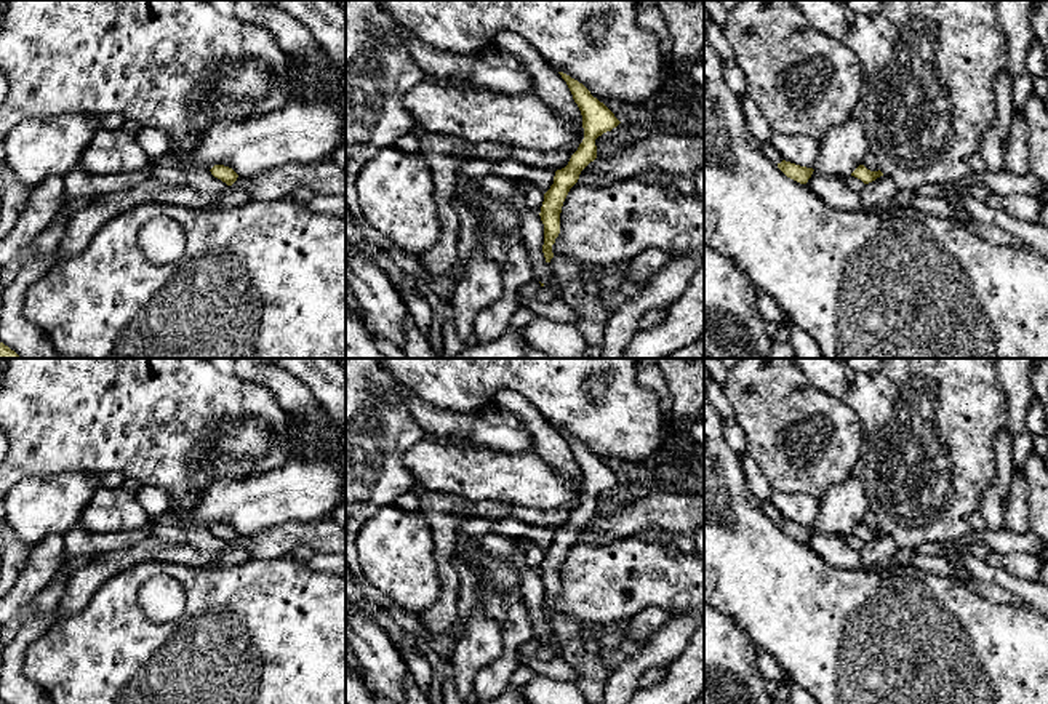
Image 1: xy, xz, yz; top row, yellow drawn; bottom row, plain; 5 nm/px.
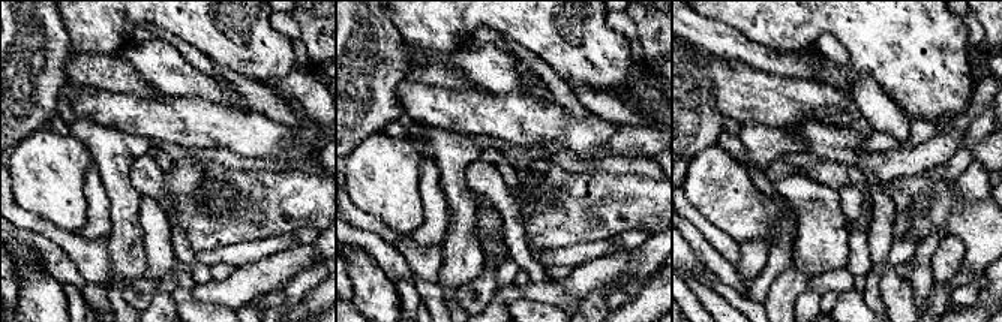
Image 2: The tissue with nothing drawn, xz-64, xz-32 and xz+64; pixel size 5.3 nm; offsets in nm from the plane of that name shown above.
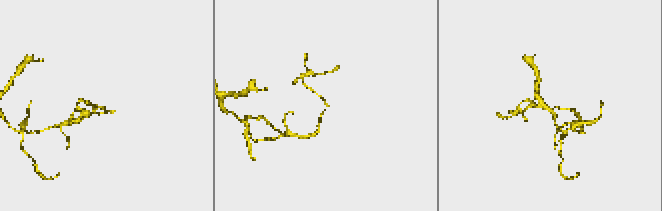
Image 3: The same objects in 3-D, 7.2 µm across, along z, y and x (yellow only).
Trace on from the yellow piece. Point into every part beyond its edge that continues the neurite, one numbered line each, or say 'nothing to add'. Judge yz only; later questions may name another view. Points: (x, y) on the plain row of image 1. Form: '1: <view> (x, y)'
nothing to add

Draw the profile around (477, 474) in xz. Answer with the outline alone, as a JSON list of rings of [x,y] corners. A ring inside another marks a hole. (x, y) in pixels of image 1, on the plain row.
[[[424,435],[403,454],[403,466],[426,491],[469,501],[496,501],[547,512],[584,498],[582,477],[568,480],[534,453],[507,454],[482,445],[461,448]]]

